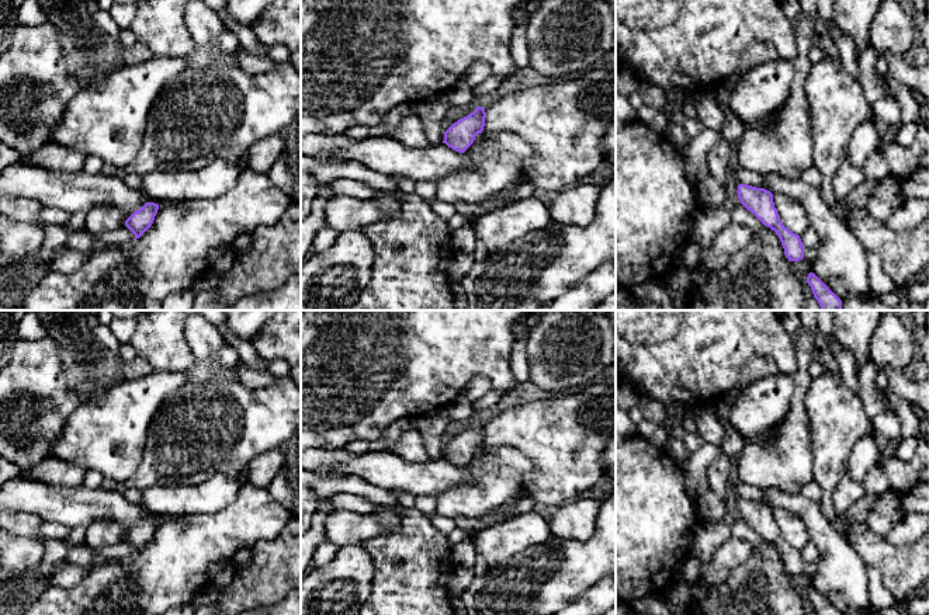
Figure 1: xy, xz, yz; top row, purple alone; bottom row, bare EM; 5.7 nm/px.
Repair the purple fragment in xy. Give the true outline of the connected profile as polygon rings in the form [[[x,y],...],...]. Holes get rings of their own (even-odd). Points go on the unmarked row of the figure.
[[[146,517],[141,524],[135,525],[126,535],[125,541],[139,553],[153,538],[159,520]]]

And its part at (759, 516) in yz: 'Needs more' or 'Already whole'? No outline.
Already whole

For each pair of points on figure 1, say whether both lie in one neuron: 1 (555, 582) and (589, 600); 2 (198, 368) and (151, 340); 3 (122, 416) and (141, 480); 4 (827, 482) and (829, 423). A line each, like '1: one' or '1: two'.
1: two
2: one
3: two
4: one

